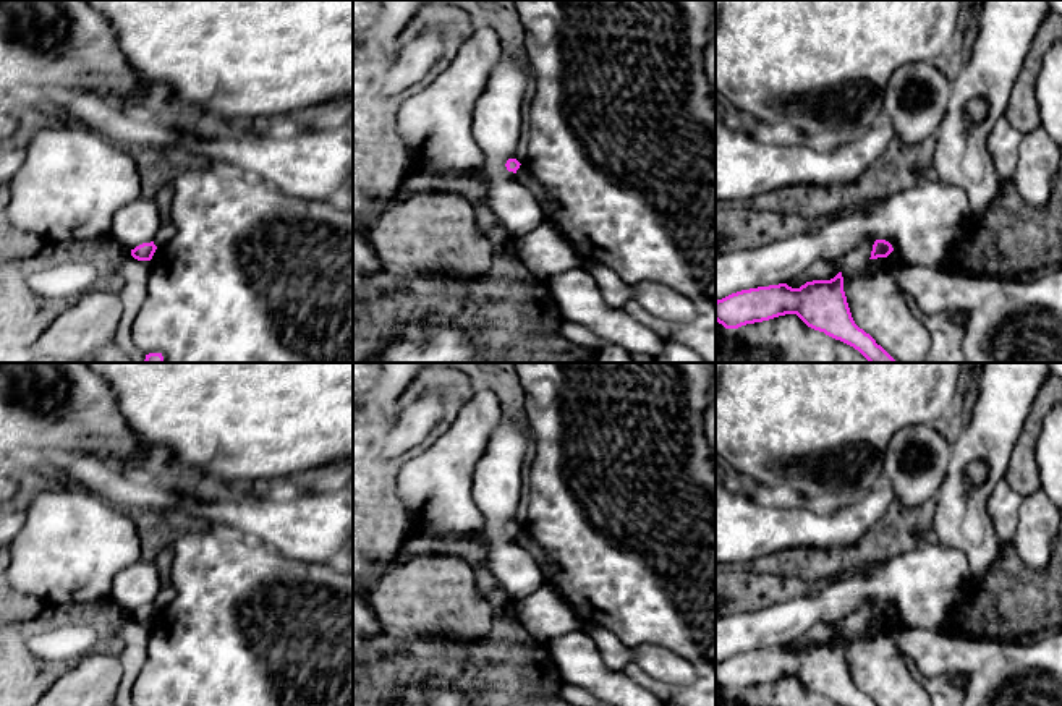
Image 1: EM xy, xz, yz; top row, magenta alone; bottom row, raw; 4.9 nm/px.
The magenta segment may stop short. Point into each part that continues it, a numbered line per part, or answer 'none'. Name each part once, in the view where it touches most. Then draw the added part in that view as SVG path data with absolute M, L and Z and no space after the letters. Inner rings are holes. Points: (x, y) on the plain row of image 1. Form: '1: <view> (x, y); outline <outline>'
1: xz (523, 538); outline M523 526L520 528L520 531L516 533L516 542L531 554L534 562L539 565L541 576L542 576L544 557L542 557L541 547L531 538L531 534L526 528L523 528Z

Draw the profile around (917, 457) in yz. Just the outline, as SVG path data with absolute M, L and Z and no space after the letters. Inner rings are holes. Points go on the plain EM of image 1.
M911 424L898 429L889 440L884 460L884 483L889 483L895 497L908 508L936 497L950 461L952 445L934 424Z

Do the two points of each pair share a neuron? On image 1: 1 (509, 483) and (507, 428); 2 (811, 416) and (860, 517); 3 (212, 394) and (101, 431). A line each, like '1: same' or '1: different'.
1: same
2: different
3: different

